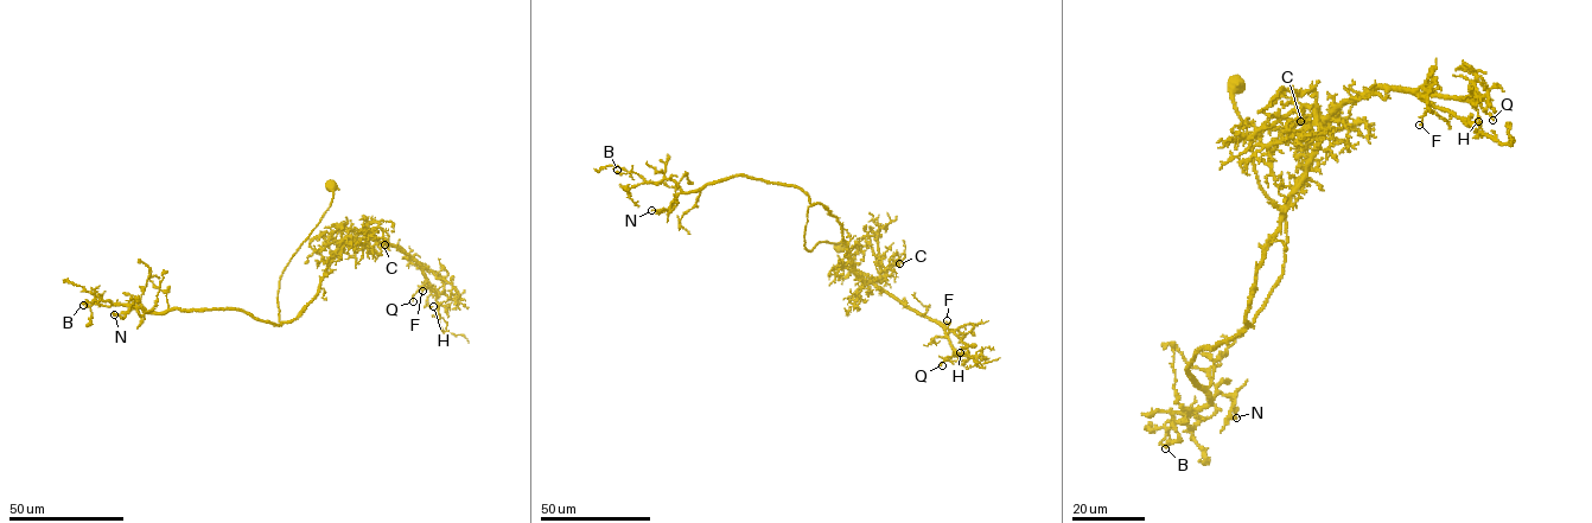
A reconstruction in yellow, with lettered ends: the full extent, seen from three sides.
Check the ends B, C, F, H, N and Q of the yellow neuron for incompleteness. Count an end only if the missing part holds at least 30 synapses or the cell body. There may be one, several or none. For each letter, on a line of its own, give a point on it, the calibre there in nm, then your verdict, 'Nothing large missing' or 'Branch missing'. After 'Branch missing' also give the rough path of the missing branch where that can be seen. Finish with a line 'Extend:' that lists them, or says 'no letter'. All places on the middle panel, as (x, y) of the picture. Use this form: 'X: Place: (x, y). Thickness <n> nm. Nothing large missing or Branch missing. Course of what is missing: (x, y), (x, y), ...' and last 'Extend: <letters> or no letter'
B: Place: (617, 170). Thickness 300 nm. Nothing large missing
C: Place: (899, 263). Thickness 190 nm. Nothing large missing
F: Place: (947, 320). Thickness 160 nm. Nothing large missing
H: Place: (960, 352). Thickness 140 nm. Nothing large missing
N: Place: (651, 210). Thickness 170 nm. Nothing large missing
Q: Place: (942, 365). Thickness 240 nm. Nothing large missing
Extend: no letter

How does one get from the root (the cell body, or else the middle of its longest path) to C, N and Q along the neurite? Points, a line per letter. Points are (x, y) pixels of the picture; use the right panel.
C: (1236, 85), (1286, 230), (1249, 324), (1320, 135), (1312, 90), (1294, 94), (1300, 121)
N: (1236, 85), (1286, 233), (1254, 321), (1186, 372), (1210, 403), (1229, 396), (1236, 418)
Q: (1236, 85), (1286, 230), (1249, 324), (1333, 110), (1383, 85), (1473, 97), (1492, 120)

